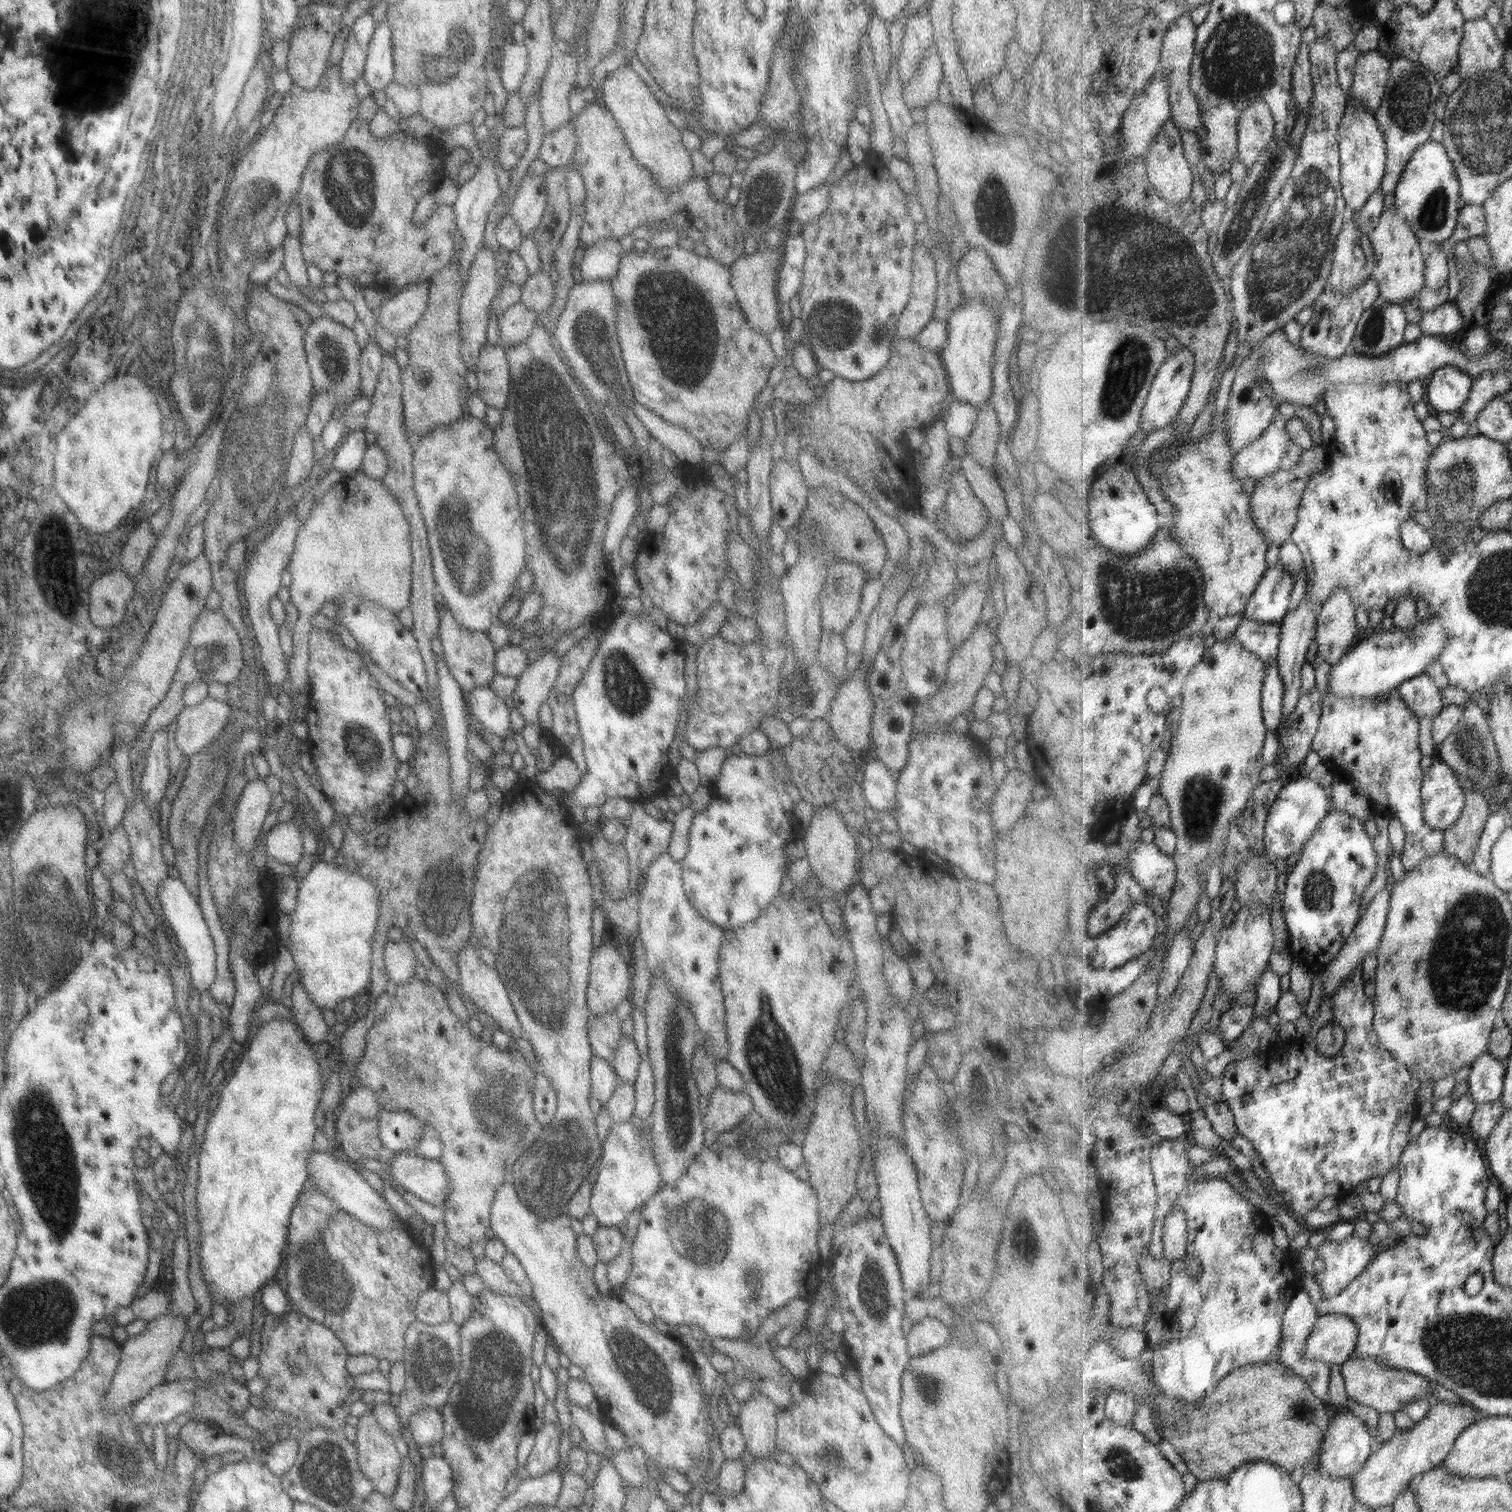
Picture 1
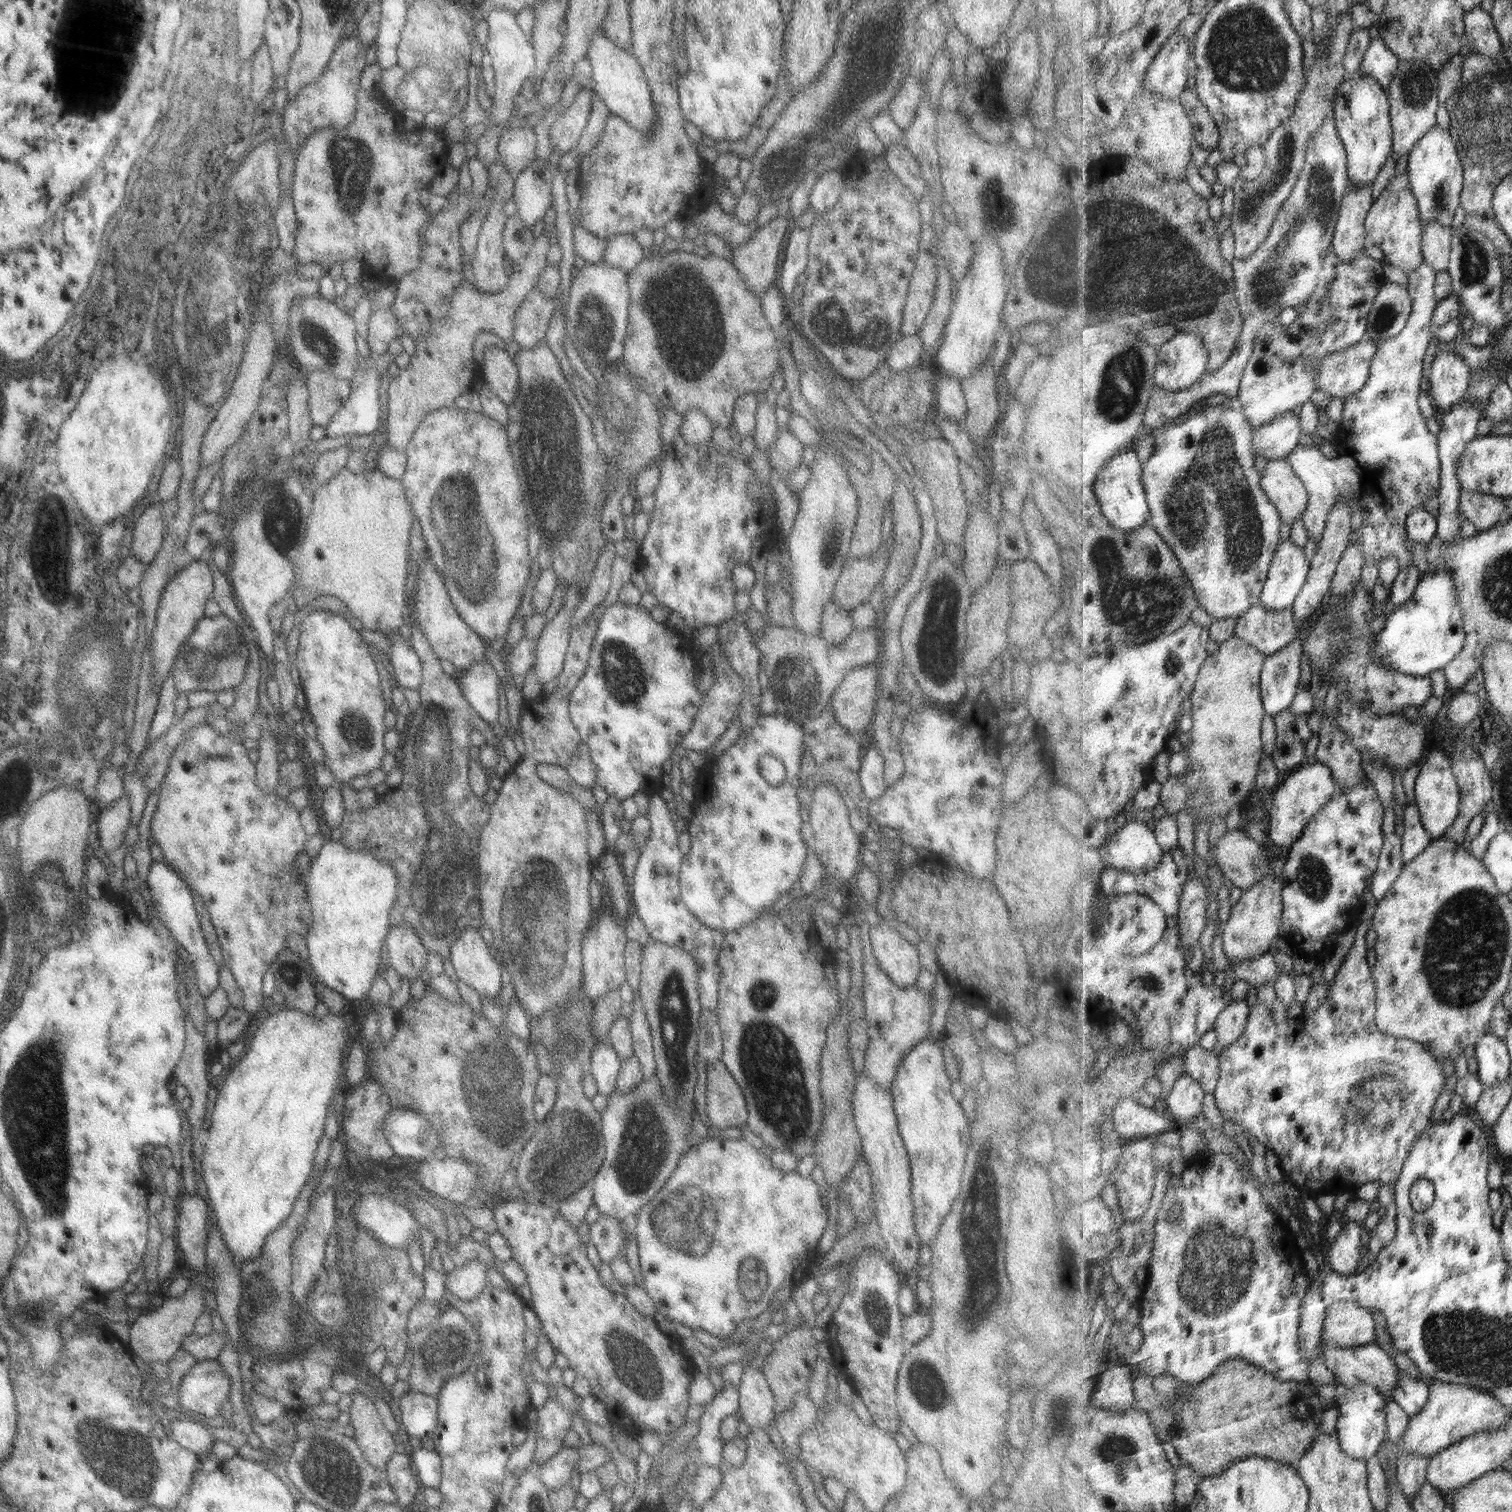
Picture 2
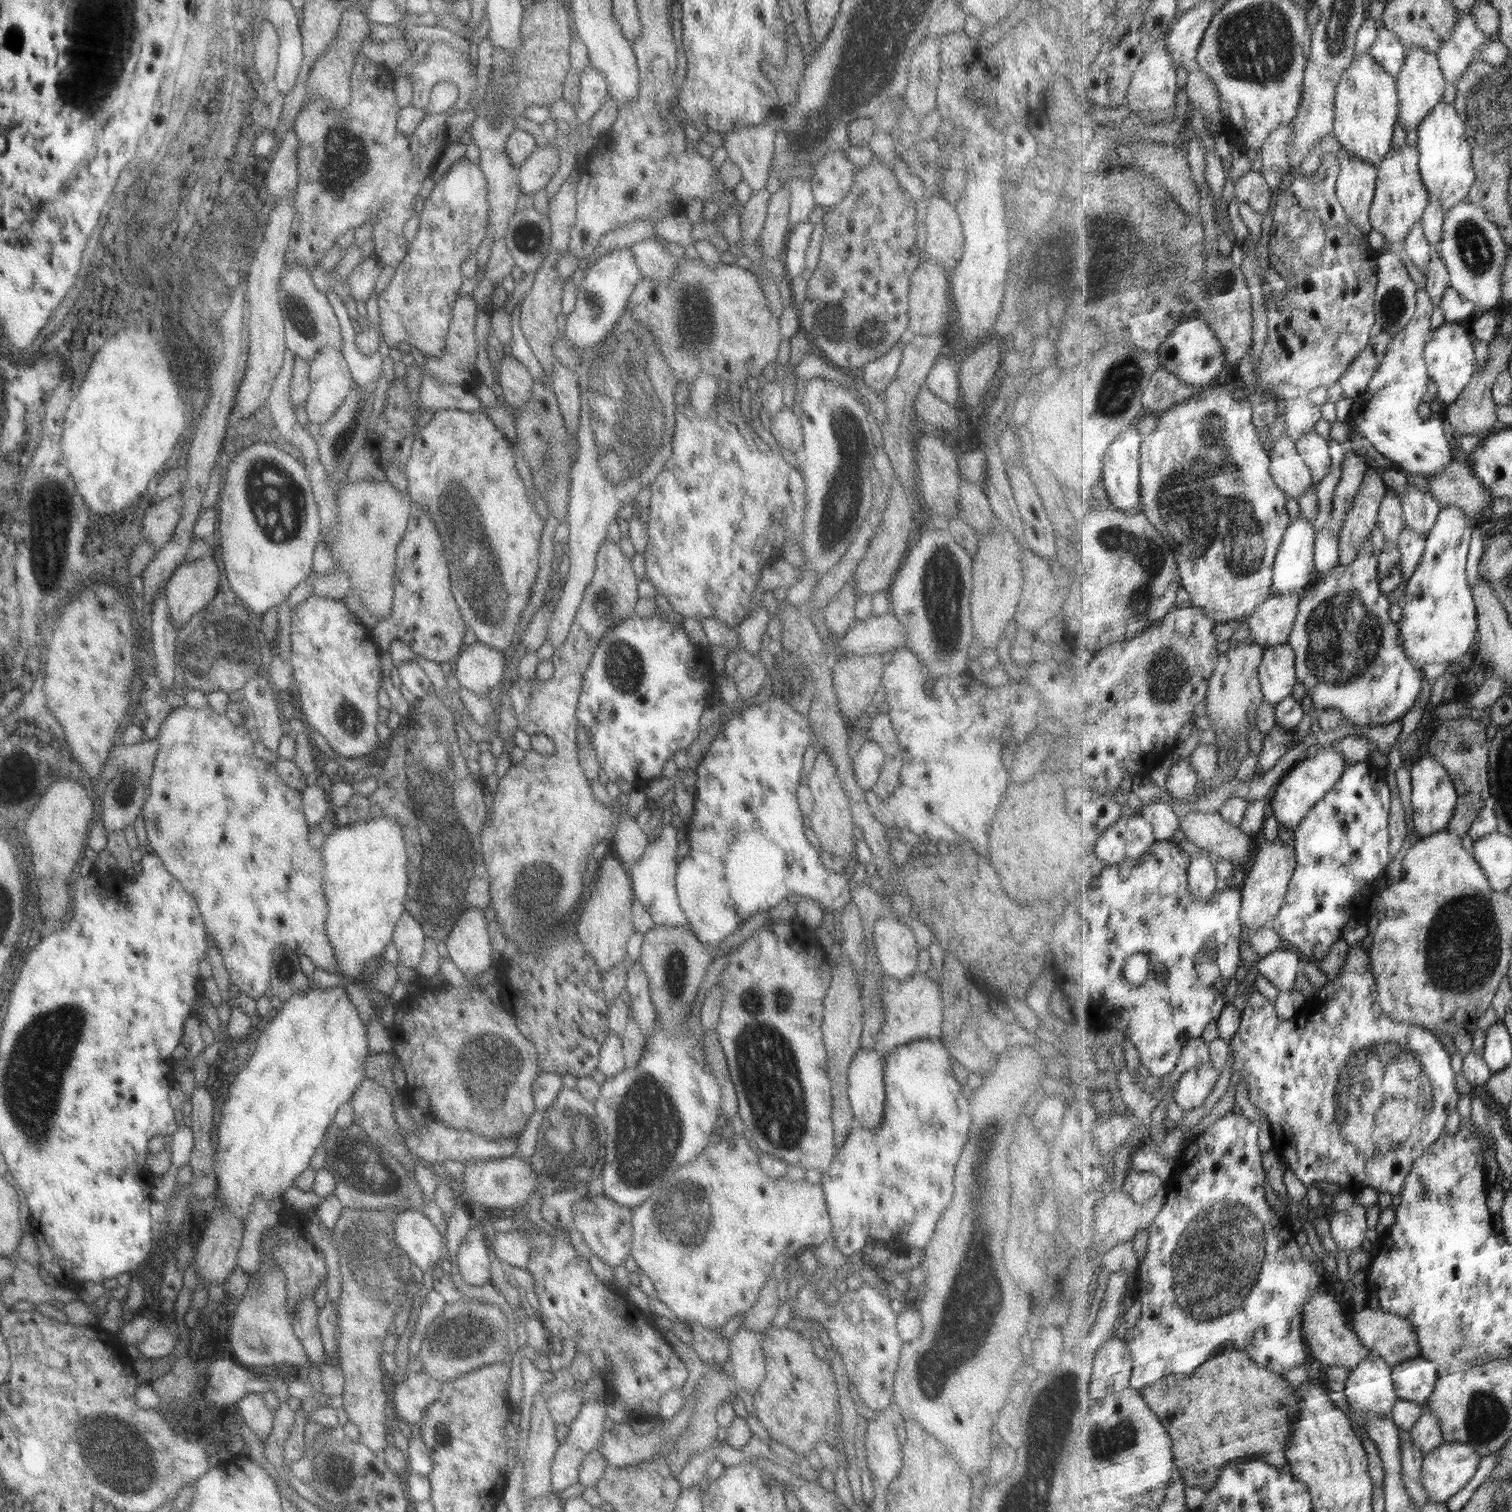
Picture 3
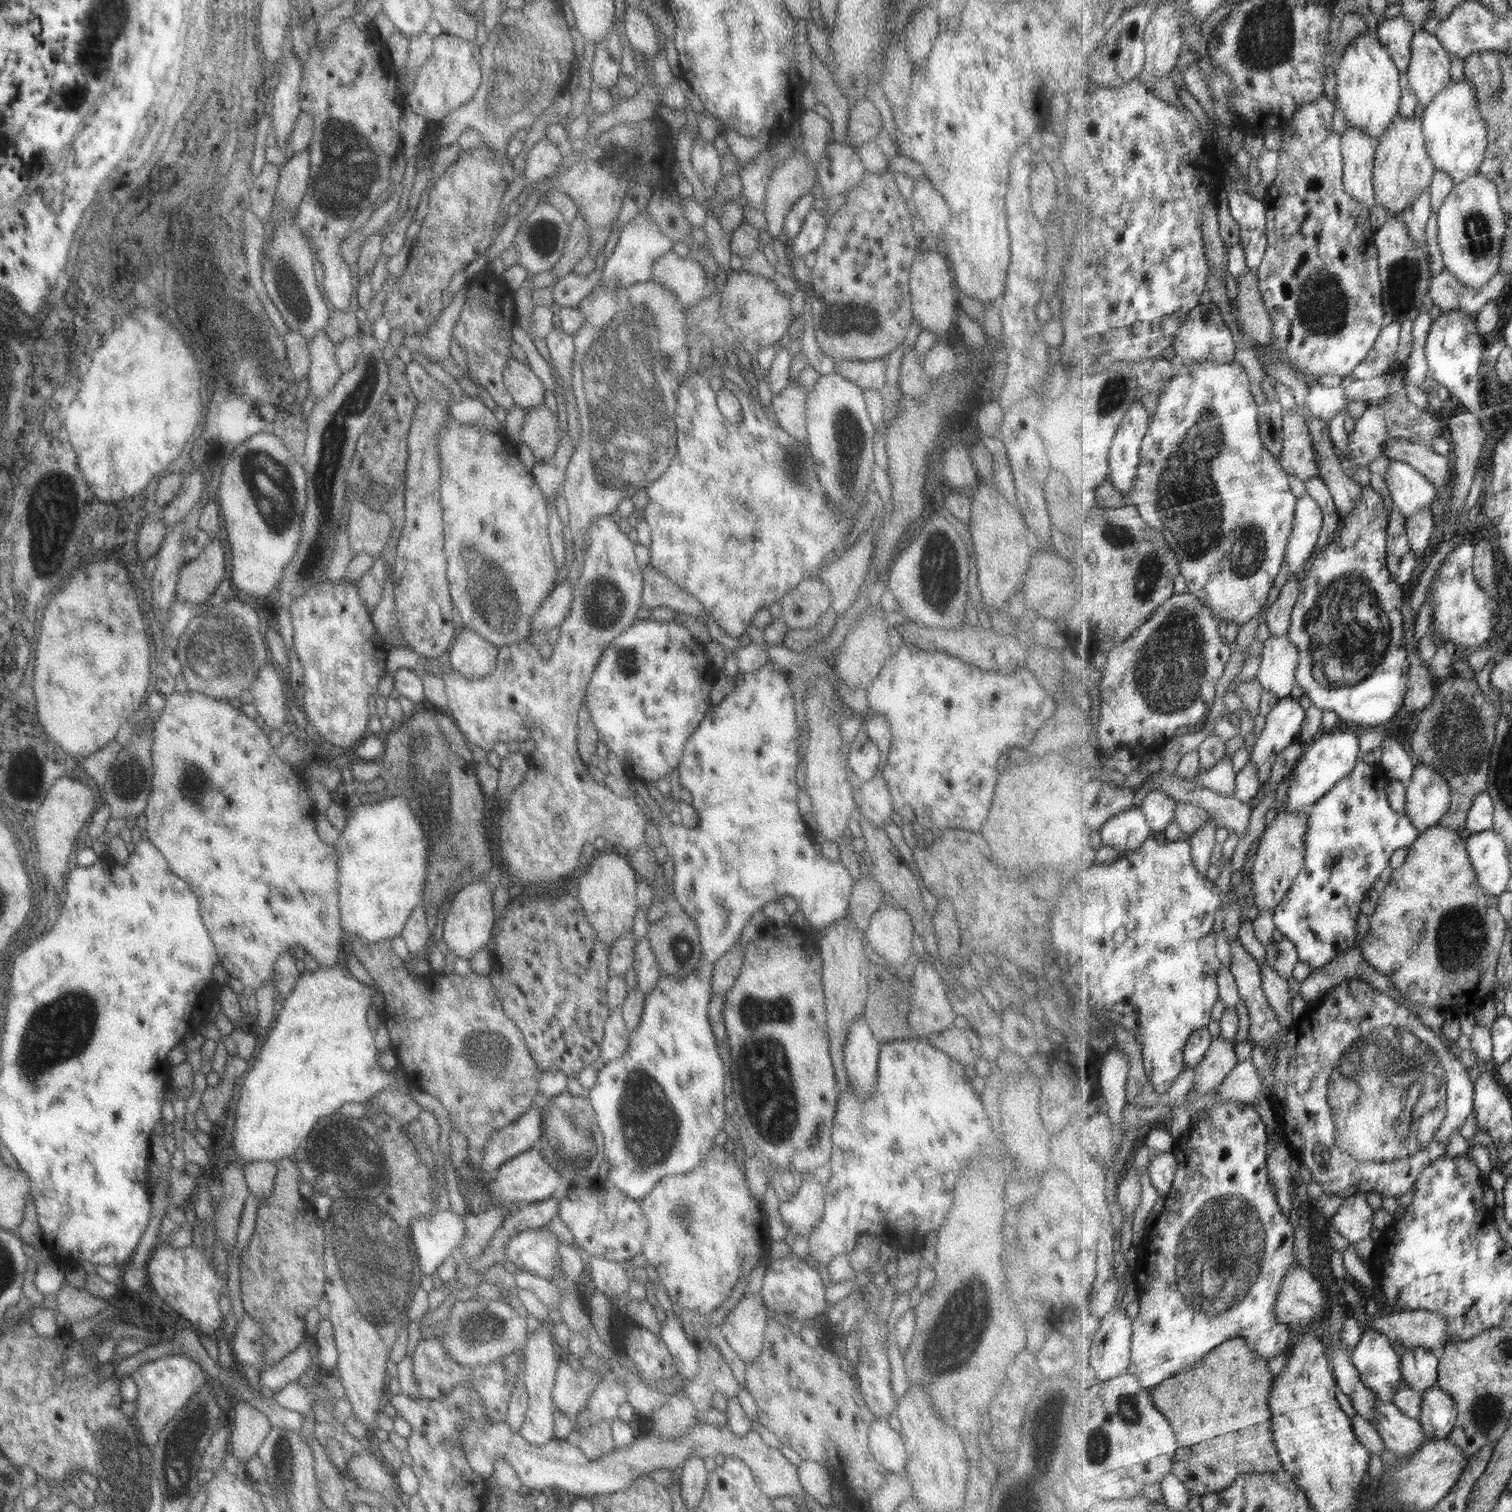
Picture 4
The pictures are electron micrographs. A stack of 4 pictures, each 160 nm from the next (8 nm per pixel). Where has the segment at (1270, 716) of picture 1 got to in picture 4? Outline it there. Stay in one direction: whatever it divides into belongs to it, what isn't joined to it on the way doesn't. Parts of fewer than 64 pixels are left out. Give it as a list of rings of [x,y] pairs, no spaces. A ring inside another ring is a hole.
[[[1288,635],[1269,637],[1264,641],[1262,660],[1255,678],[1267,692],[1281,699],[1289,697],[1291,690],[1298,685],[1296,672],[1299,661],[1297,646]]]

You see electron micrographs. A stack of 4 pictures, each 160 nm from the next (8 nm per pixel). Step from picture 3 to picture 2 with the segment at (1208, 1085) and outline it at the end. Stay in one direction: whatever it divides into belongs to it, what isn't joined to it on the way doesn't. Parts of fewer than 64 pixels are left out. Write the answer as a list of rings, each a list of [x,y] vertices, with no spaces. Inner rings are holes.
[[[1181,1076],[1173,1088],[1173,1092],[1166,1098],[1167,1111],[1171,1112],[1177,1121],[1189,1120],[1203,1112],[1205,1088],[1192,1077]]]

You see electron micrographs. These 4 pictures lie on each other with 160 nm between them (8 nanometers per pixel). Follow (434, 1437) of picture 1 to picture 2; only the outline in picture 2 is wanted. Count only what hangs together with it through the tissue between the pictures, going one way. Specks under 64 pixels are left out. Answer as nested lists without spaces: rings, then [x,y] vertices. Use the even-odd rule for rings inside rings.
[[[405,1392],[399,1401],[399,1424],[402,1436],[421,1441],[429,1438],[436,1427],[436,1398],[418,1392]]]

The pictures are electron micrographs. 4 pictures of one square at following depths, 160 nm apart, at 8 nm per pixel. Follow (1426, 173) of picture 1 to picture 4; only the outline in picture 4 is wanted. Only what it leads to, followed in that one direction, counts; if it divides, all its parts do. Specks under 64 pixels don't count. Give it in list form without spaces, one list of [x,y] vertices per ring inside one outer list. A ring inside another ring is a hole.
[[[1466,78],[1452,81],[1423,111],[1427,153],[1435,160],[1435,169],[1450,174],[1456,185],[1480,172],[1490,145],[1487,120],[1483,119],[1483,112],[1479,111],[1475,90],[1475,84],[1469,83]]]

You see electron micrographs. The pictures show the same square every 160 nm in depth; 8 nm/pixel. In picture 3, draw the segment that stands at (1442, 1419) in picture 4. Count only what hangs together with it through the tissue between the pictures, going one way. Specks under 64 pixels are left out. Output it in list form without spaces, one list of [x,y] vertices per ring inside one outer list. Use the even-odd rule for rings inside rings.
[[[1425,1405],[1422,1417],[1410,1430],[1410,1438],[1417,1448],[1421,1448],[1424,1456],[1444,1442],[1439,1419],[1428,1405]]]

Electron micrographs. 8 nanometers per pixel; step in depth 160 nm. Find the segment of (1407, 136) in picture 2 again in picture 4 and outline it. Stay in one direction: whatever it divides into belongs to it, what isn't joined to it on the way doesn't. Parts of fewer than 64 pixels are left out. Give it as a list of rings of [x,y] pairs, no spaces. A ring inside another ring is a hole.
[[[1417,30],[1411,41],[1412,57],[1406,70],[1408,86],[1427,108],[1451,80],[1451,57],[1437,35]]]

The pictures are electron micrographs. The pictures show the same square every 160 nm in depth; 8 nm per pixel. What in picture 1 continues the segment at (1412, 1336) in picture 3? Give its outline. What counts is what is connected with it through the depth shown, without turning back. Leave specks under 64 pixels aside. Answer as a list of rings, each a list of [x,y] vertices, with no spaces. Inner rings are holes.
[[[1327,1314],[1317,1319],[1314,1330],[1308,1336],[1304,1356],[1312,1360],[1320,1360],[1327,1364],[1343,1364],[1350,1359],[1358,1345],[1359,1327],[1348,1314]]]

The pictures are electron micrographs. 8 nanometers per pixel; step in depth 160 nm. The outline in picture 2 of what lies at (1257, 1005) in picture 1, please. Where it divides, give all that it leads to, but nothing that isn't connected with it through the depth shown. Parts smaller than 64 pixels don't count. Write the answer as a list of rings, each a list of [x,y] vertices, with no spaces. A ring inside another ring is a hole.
[[[1270,952],[1259,958],[1242,960],[1240,964],[1231,962],[1231,966],[1235,968],[1235,980],[1242,979],[1248,984],[1252,984],[1255,989],[1261,988],[1263,984],[1271,984],[1271,982],[1274,984],[1276,978],[1280,975],[1275,956],[1272,956]]]

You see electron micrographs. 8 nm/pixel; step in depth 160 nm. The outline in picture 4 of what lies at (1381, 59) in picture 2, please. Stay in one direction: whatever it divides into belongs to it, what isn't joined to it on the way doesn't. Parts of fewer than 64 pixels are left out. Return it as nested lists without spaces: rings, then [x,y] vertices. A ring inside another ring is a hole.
[[[1399,14],[1392,19],[1385,18],[1374,30],[1379,40],[1390,51],[1399,70],[1405,73],[1412,57],[1411,41],[1415,33],[1412,22]]]

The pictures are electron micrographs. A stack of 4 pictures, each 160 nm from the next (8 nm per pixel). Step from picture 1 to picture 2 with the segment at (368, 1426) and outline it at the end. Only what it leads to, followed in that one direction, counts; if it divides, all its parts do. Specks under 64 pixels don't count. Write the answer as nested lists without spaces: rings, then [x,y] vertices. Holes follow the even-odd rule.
[[[362,1392],[351,1394],[352,1403],[348,1408],[353,1440],[357,1443],[365,1462],[375,1470],[384,1472],[386,1462],[395,1453],[396,1442],[383,1426],[372,1400]]]

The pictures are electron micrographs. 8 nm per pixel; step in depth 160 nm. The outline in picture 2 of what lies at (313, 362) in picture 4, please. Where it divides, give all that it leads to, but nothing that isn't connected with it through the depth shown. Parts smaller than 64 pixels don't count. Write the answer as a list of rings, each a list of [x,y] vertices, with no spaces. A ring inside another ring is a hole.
[[[310,370],[304,372],[308,392],[308,413],[315,426],[328,424],[333,413],[346,401],[350,385],[348,381],[337,380],[326,372]]]

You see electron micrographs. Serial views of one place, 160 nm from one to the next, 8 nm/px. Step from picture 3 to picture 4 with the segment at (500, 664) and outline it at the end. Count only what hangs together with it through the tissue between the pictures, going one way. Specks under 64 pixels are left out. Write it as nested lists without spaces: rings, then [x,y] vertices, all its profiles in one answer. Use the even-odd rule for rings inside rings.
[[[465,628],[457,630],[448,652],[452,670],[469,679],[487,676],[497,657],[497,647]]]

